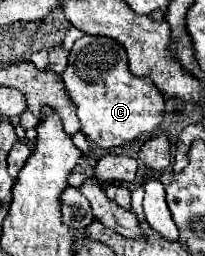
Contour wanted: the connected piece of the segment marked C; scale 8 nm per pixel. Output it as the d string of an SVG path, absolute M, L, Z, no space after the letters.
M84 34L76 40L62 80L76 106L82 134L100 148L126 146L136 138L156 132L164 120L164 96L150 80L136 78L130 72L126 50L112 38Z

